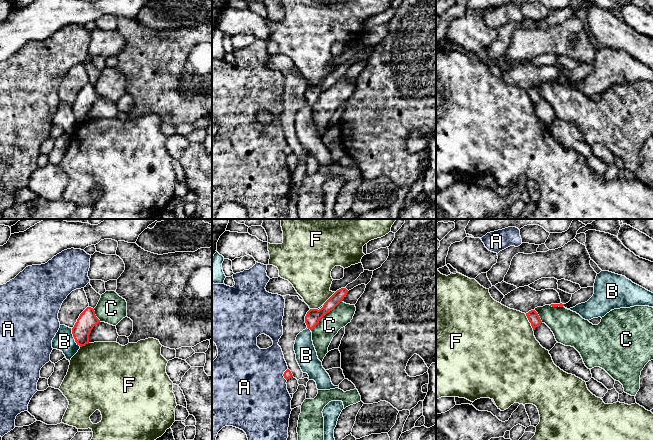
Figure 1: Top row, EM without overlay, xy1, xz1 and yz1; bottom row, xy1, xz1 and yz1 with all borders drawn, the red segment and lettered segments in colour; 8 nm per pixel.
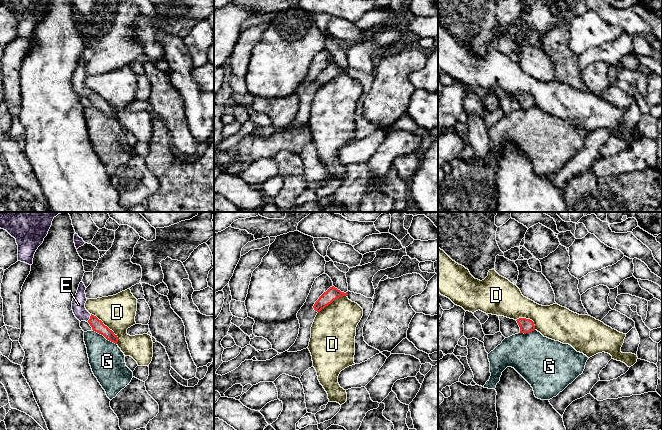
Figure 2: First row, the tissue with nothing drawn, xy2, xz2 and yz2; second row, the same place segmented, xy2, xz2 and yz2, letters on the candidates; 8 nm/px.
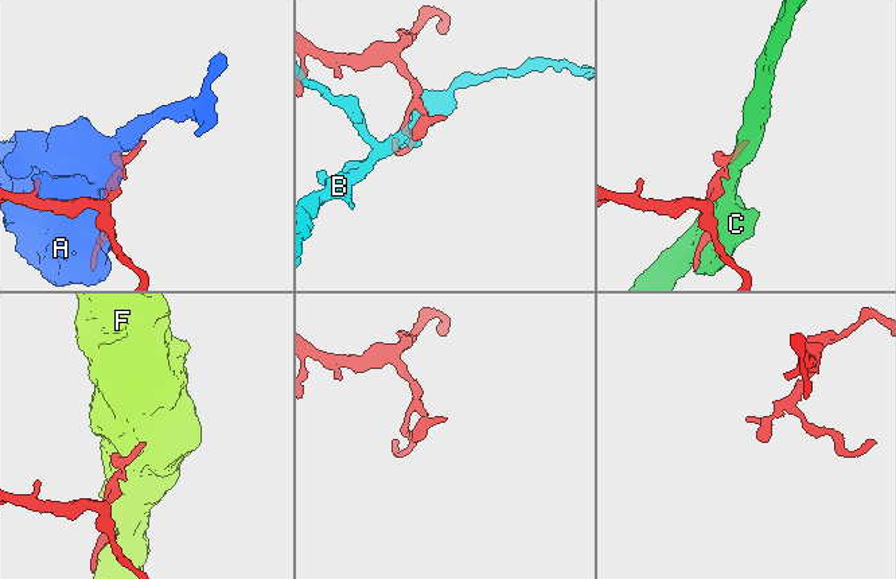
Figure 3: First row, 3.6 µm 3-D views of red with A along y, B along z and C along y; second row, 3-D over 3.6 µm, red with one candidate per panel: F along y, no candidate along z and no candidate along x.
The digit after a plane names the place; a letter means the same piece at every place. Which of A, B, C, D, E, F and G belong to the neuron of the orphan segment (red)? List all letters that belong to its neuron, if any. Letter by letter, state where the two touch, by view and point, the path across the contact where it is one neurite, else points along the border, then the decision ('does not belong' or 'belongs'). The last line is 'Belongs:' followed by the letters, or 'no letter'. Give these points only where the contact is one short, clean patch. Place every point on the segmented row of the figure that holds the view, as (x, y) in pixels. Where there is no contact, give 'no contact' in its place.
A: meets red in xz1 at (283, 374); does not belong
B: meets red in xy1 at (73, 336); does not belong
C: meets red in xz1 at (325, 314); does not belong
D: meets red in xy2 at (107, 327); does not belong
E: meets red in xy2 at (90, 318); runs through xy2 (97, 325), (90, 318), (78, 307), (78, 304); belongs
F: meets red in yz1 at (530, 322); border along yz1 (525, 314), (533, 331); does not belong
G: meets red in xy2 at (104, 336); does not belong
Belongs: E

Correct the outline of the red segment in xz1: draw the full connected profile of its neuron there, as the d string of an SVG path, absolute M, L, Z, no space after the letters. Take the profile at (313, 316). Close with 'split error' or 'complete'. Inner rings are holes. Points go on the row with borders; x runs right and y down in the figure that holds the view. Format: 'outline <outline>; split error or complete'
outline M341 288L337 290L323 305L321 309L310 309L305 316L307 328L312 330L319 323L320 319L332 311L347 295L348 290Z; complete

